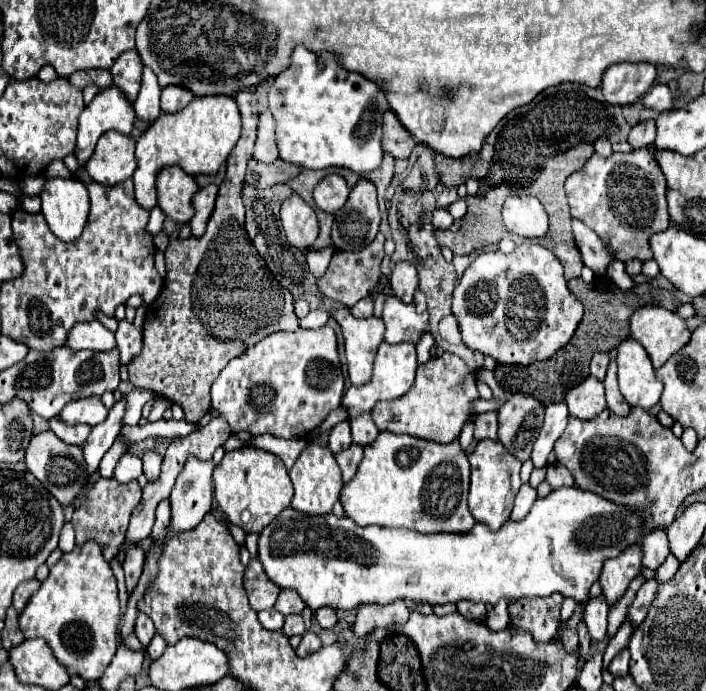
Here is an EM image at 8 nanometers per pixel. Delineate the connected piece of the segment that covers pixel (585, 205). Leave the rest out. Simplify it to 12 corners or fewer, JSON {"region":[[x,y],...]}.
{"region":[[647,147],[567,177],[571,217],[623,263],[671,223]]}

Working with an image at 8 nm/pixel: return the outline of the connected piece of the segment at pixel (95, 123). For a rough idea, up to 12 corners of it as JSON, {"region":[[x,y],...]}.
{"region":[[103,89],[79,115],[83,167],[105,131],[131,133],[133,105]]}

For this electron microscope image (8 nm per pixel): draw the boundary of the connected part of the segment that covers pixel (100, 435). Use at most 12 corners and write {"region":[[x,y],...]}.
{"region":[[125,399],[91,427],[83,443],[87,483],[121,431]]}

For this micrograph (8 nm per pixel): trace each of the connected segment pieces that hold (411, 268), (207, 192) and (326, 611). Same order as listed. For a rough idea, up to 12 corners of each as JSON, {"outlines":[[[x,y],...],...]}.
{"outlines":[[[399,261],[389,277],[393,293],[413,301],[417,269]],[[199,189],[193,197],[195,215],[189,223],[195,237],[205,233],[219,191]],[[321,607],[315,617],[323,629],[337,623],[337,611],[333,607]]]}

